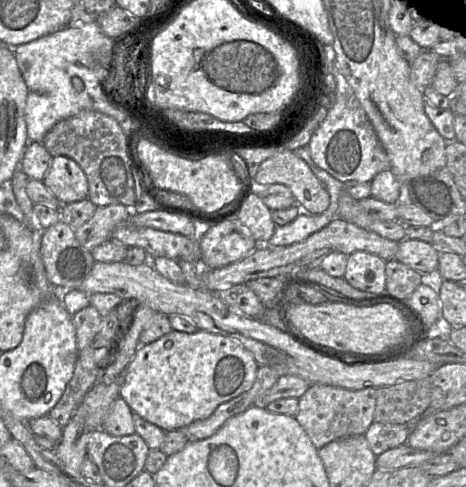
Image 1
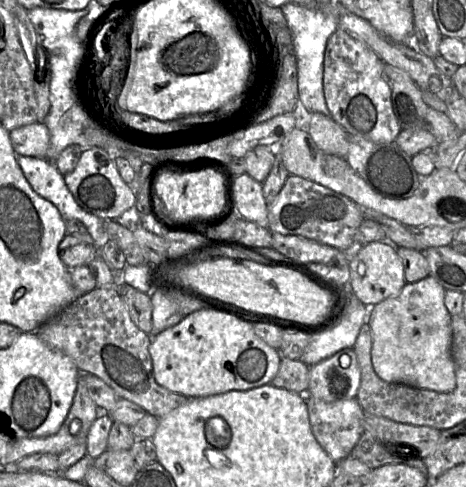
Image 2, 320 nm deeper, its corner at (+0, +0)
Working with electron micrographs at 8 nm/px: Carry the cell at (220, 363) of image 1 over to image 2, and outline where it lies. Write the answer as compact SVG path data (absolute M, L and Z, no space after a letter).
M203 308L184 317L178 324L151 338L149 354L155 381L167 390L188 398L209 397L229 391L246 391L270 384L276 376L281 354L254 332L255 323Z

